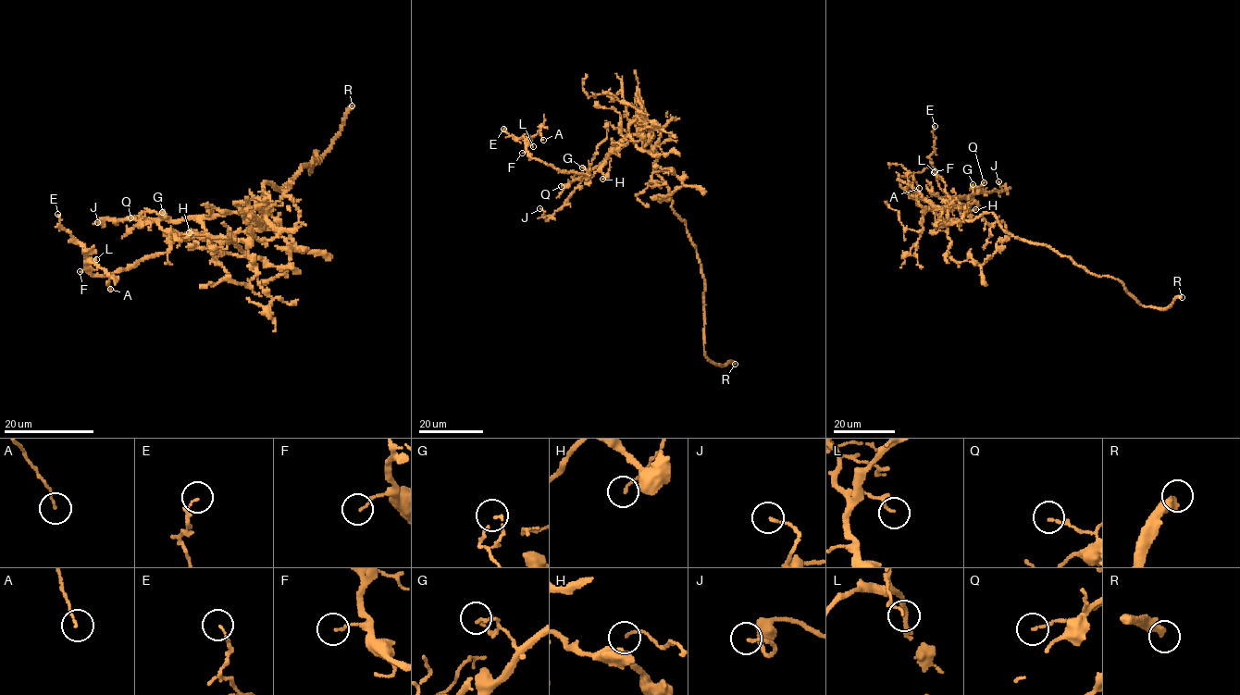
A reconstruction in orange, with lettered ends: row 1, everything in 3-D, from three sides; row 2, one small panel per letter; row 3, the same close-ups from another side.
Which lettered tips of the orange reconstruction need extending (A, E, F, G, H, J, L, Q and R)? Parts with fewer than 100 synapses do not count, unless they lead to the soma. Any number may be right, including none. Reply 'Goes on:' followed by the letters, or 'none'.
Goes on: R

